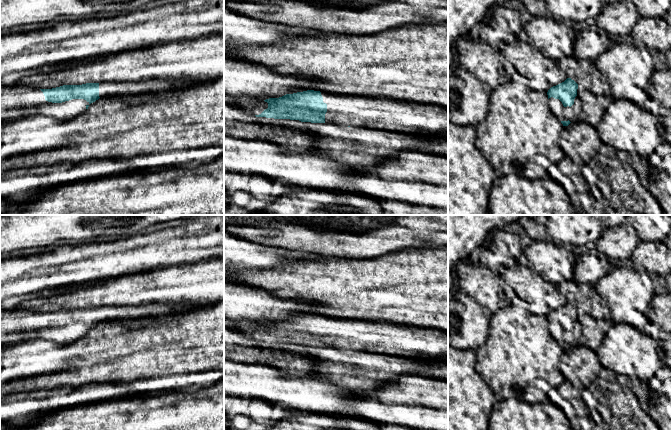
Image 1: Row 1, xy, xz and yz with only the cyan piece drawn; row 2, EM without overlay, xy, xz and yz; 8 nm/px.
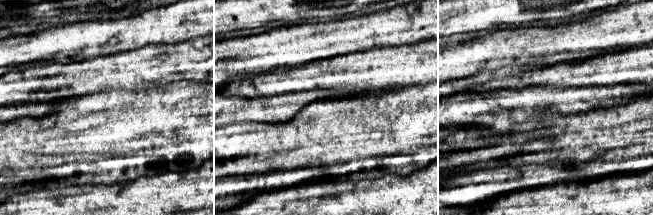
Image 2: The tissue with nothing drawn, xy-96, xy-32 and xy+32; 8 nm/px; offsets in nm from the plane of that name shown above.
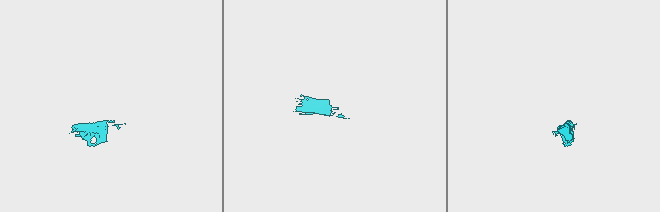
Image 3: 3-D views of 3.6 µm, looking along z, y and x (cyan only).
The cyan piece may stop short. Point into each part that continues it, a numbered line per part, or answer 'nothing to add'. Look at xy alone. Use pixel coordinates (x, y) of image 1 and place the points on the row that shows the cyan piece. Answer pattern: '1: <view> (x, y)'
1: xy (128, 91)
2: xy (16, 102)

